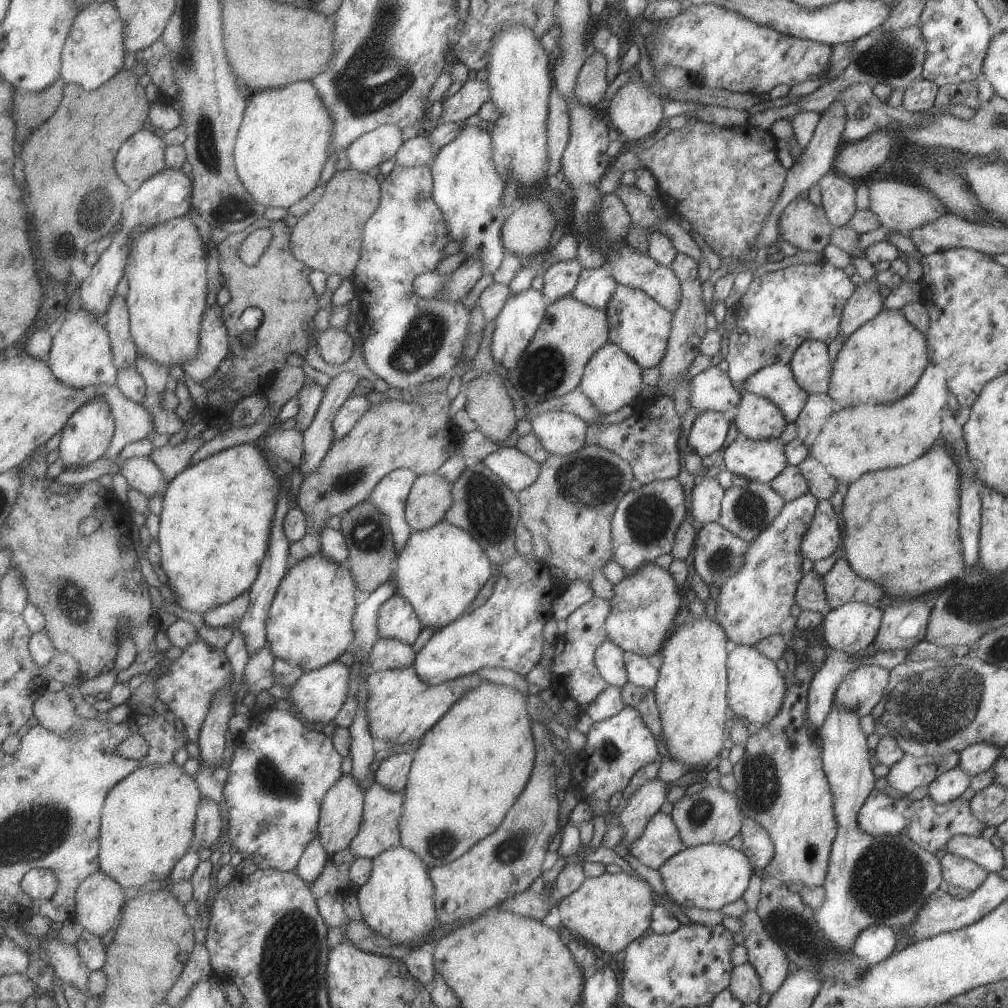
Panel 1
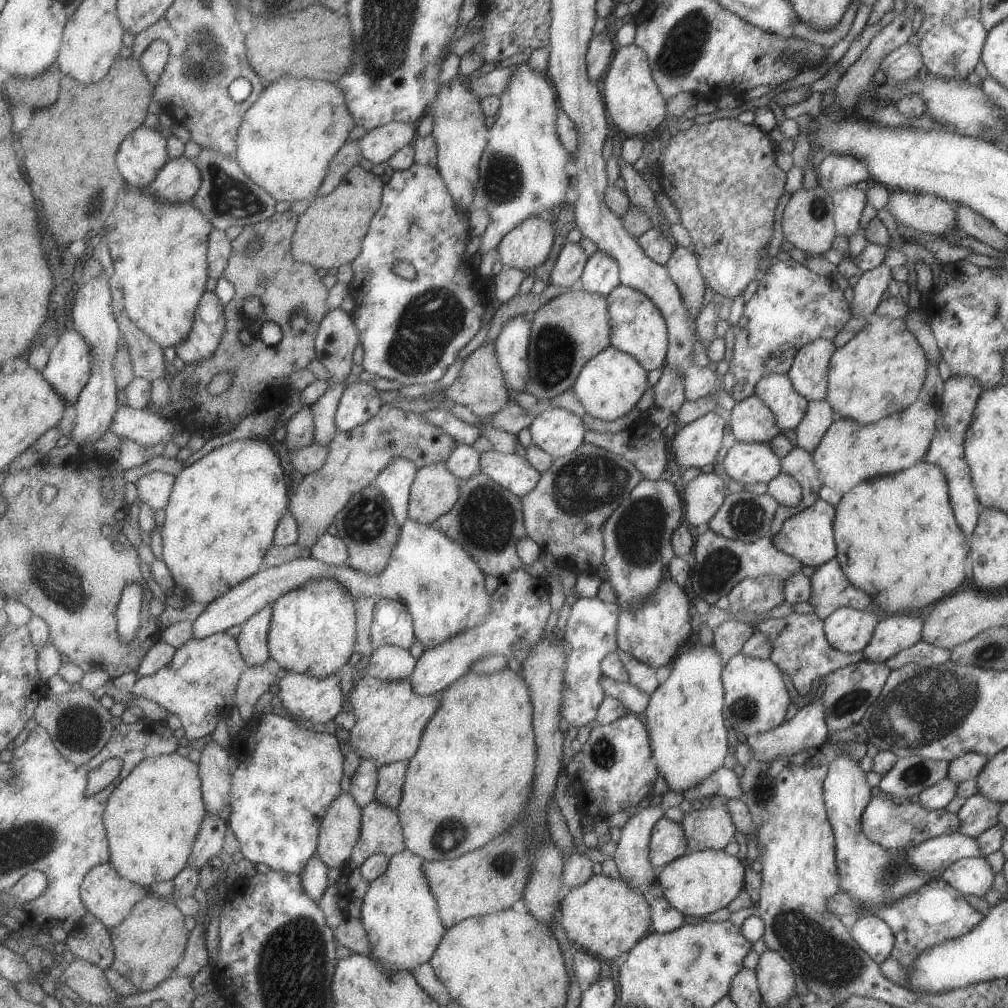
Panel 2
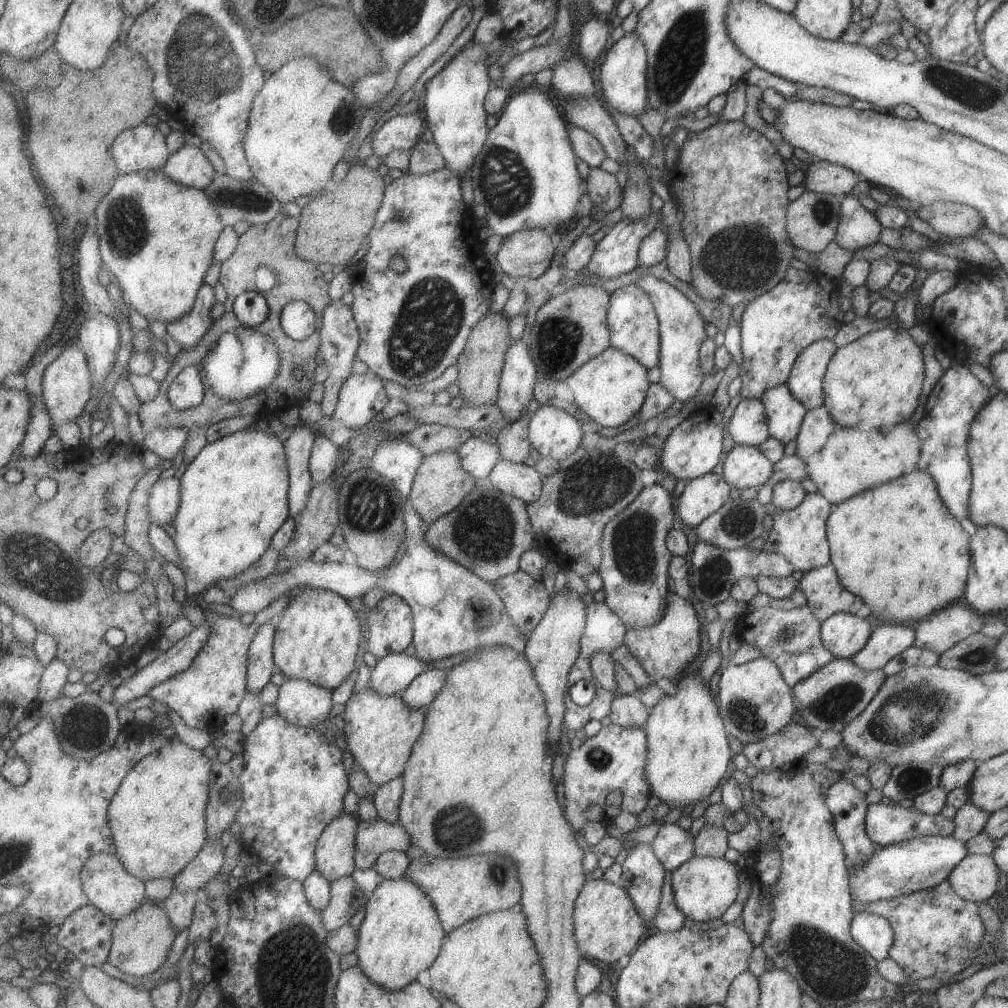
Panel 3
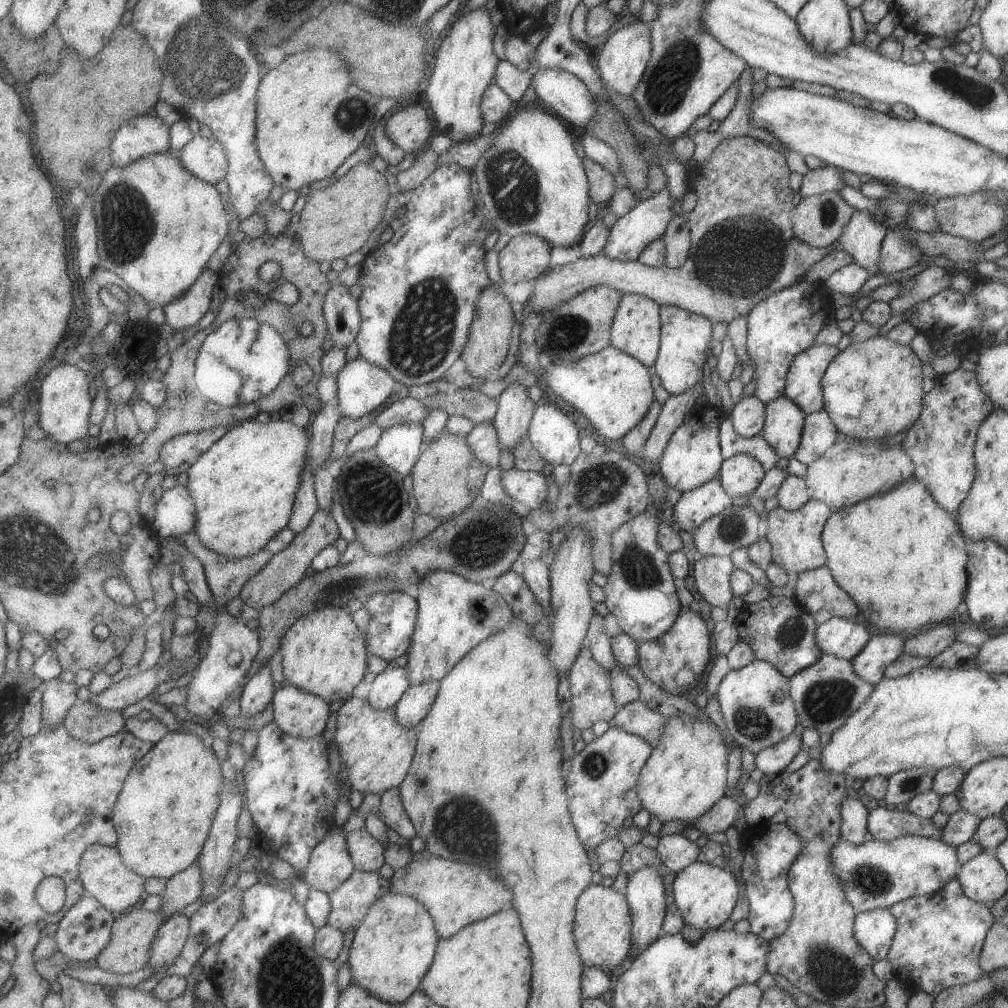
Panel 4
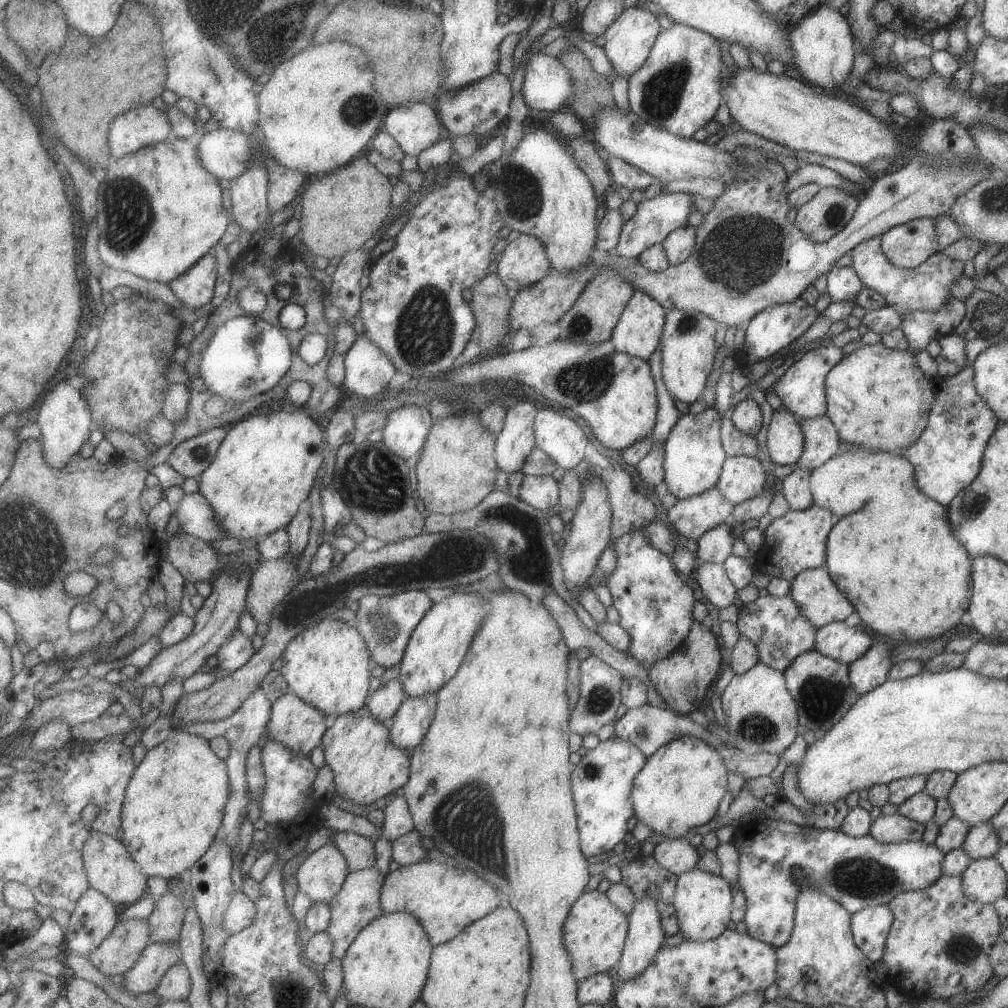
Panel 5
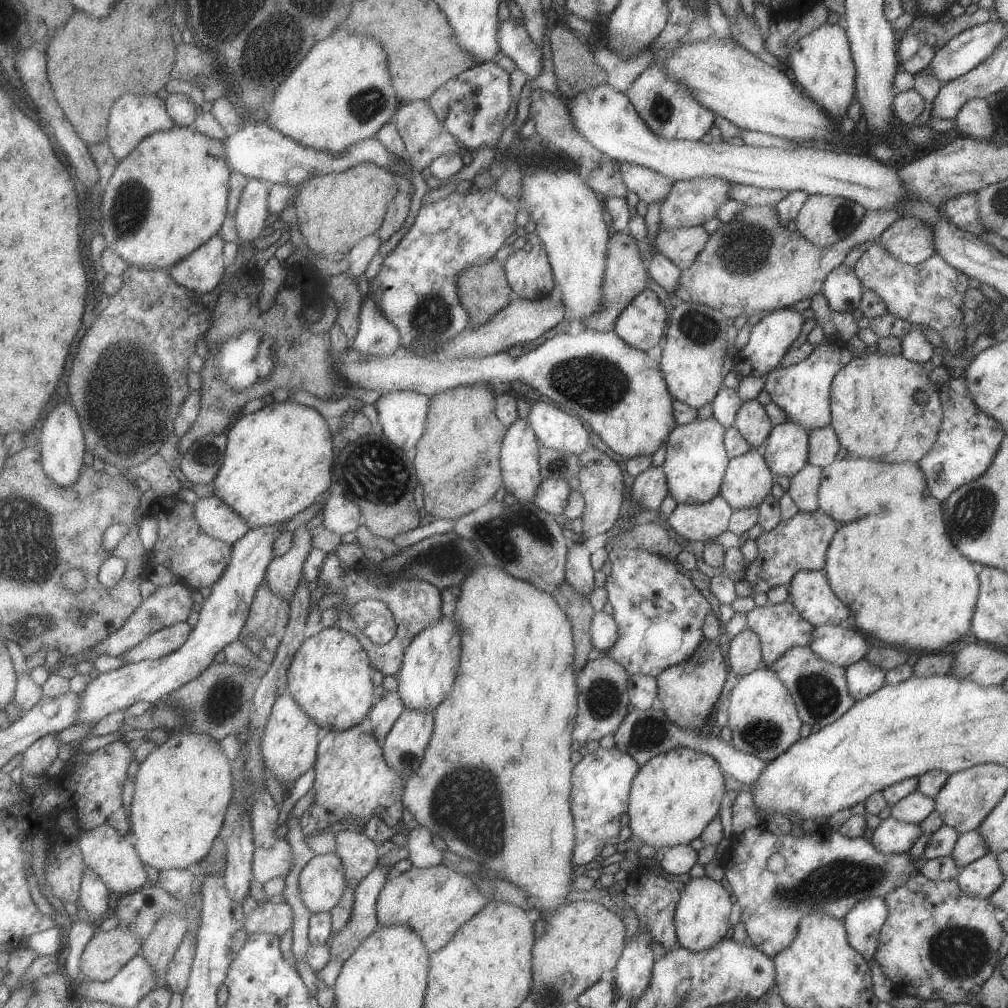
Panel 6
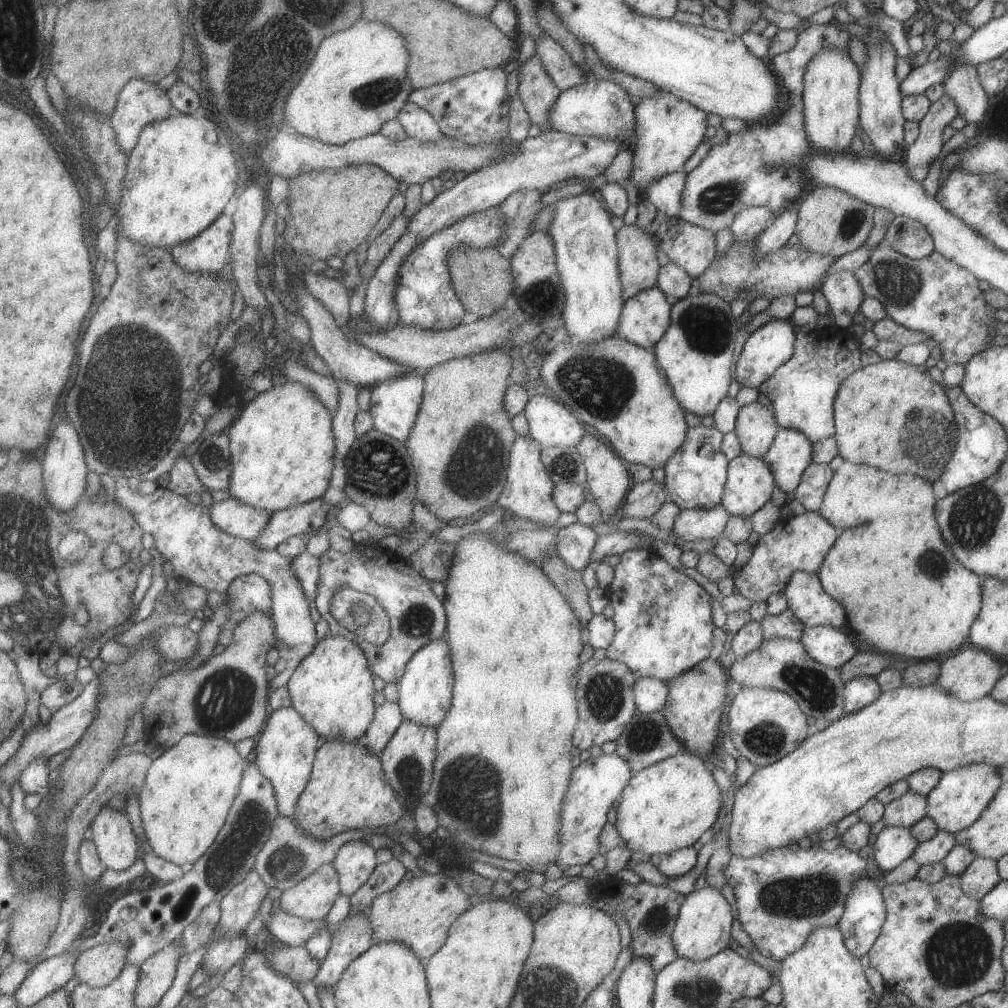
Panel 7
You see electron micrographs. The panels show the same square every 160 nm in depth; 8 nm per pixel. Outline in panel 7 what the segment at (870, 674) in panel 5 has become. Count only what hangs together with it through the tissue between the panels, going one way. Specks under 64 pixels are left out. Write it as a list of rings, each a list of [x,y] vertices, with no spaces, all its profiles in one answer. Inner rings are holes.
[[[855,677],[844,682],[842,716],[859,712],[881,694],[873,677]]]

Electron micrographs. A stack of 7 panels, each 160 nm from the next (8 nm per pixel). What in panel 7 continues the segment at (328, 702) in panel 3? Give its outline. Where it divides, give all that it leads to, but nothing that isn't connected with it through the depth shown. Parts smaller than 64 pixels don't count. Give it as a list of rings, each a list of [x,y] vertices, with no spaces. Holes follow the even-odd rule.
[[[293,706],[270,712],[265,729],[257,739],[254,759],[261,772],[274,784],[281,817],[294,818],[299,797],[306,791],[318,756],[319,733]]]

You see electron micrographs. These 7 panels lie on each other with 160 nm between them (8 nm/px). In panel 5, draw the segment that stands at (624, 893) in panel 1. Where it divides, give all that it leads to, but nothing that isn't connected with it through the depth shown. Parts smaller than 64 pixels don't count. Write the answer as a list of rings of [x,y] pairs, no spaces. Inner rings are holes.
[[[597,889],[583,892],[582,896],[571,905],[564,926],[564,943],[578,984],[597,972],[609,970],[619,962],[624,947],[625,932],[627,932],[627,917],[609,902],[605,893]]]

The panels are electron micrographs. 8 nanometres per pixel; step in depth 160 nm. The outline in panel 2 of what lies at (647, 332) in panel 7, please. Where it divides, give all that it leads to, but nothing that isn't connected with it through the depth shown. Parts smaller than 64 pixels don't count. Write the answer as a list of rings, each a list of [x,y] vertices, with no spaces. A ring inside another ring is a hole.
[[[621,284],[613,287],[605,297],[609,306],[610,326],[613,328],[610,333],[610,345],[630,354],[646,372],[663,367],[668,343],[667,329],[663,317],[659,310],[656,309],[656,306],[642,292]]]

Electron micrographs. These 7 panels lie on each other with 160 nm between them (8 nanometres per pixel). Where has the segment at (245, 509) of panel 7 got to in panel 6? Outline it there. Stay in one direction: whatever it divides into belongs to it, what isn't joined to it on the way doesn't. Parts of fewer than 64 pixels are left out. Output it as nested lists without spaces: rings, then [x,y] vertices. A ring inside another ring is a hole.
[[[201,497],[195,502],[195,516],[201,528],[209,536],[234,545],[241,541],[252,526],[236,510],[233,510],[221,497]]]

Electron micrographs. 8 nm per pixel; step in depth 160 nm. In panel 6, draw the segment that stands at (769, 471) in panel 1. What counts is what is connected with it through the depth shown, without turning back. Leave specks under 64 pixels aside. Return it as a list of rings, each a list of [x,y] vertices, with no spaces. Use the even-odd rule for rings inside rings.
[[[750,448],[745,454],[729,459],[719,495],[734,511],[756,507],[769,493],[775,476],[767,468],[760,449]]]

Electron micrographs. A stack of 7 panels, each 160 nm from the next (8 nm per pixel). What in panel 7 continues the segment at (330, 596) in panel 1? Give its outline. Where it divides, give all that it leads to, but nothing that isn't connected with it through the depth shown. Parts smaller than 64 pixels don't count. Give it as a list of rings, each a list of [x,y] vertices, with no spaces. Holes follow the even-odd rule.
[[[331,633],[296,668],[287,686],[293,707],[327,741],[364,741],[374,721],[376,674],[365,651],[356,642]]]

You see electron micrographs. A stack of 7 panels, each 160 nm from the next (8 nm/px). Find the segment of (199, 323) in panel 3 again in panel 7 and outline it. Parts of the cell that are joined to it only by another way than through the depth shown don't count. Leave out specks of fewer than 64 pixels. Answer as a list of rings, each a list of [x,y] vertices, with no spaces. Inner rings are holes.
[[[222,214],[201,234],[172,248],[176,261],[193,272],[221,273],[231,257],[235,227],[232,215]]]

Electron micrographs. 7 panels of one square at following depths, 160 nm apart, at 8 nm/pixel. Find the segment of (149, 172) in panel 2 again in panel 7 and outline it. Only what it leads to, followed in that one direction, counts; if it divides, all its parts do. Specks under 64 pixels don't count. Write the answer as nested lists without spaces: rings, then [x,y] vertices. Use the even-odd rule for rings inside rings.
[[[136,76],[123,88],[121,102],[117,104],[117,110],[113,112],[113,126],[118,132],[120,145],[131,154],[132,150],[138,145],[140,134],[143,129],[155,121],[163,120],[173,114],[174,106],[167,89],[161,88],[158,83]]]

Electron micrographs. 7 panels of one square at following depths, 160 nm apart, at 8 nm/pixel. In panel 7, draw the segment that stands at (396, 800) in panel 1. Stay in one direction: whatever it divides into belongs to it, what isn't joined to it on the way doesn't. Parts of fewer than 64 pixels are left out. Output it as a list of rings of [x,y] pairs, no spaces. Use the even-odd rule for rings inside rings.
[[[367,841],[350,842],[340,848],[333,863],[340,874],[342,893],[353,896],[375,872],[377,850]]]

